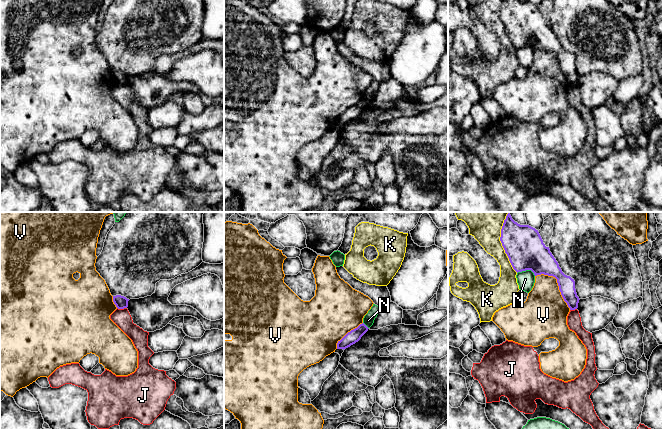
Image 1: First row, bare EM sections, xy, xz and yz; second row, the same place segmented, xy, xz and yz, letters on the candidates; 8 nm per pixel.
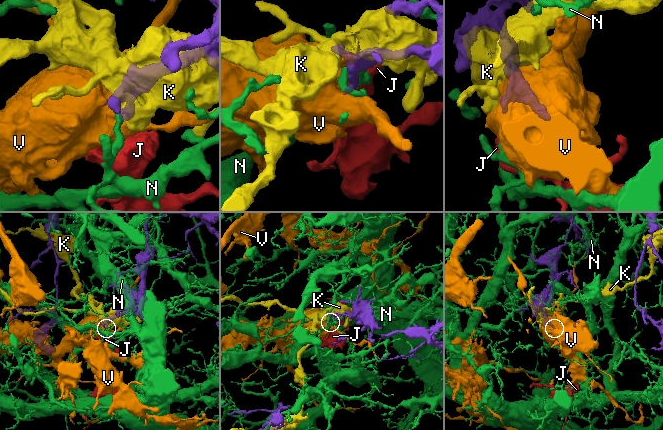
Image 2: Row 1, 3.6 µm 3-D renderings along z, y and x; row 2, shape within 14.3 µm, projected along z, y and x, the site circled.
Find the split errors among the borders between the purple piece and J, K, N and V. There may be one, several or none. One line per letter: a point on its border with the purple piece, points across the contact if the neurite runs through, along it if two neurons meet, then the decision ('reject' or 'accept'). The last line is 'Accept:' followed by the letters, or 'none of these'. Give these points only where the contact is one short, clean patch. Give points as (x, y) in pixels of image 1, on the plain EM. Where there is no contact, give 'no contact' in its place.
J: contact xy (122, 84); reject
K: contact yz (503, 23); reject
N: contact yz (526, 45); reject
V: contact yz (558, 60); reject
Accept: none of these

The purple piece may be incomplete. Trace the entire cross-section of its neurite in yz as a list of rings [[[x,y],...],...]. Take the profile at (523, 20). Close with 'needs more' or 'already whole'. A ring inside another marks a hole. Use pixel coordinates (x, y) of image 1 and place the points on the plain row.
[[[503,0],[500,17],[513,45],[518,49],[531,46],[535,52],[548,51],[557,55],[559,66],[570,86],[578,84],[575,57],[565,51],[535,4],[529,1]]] | already whole

